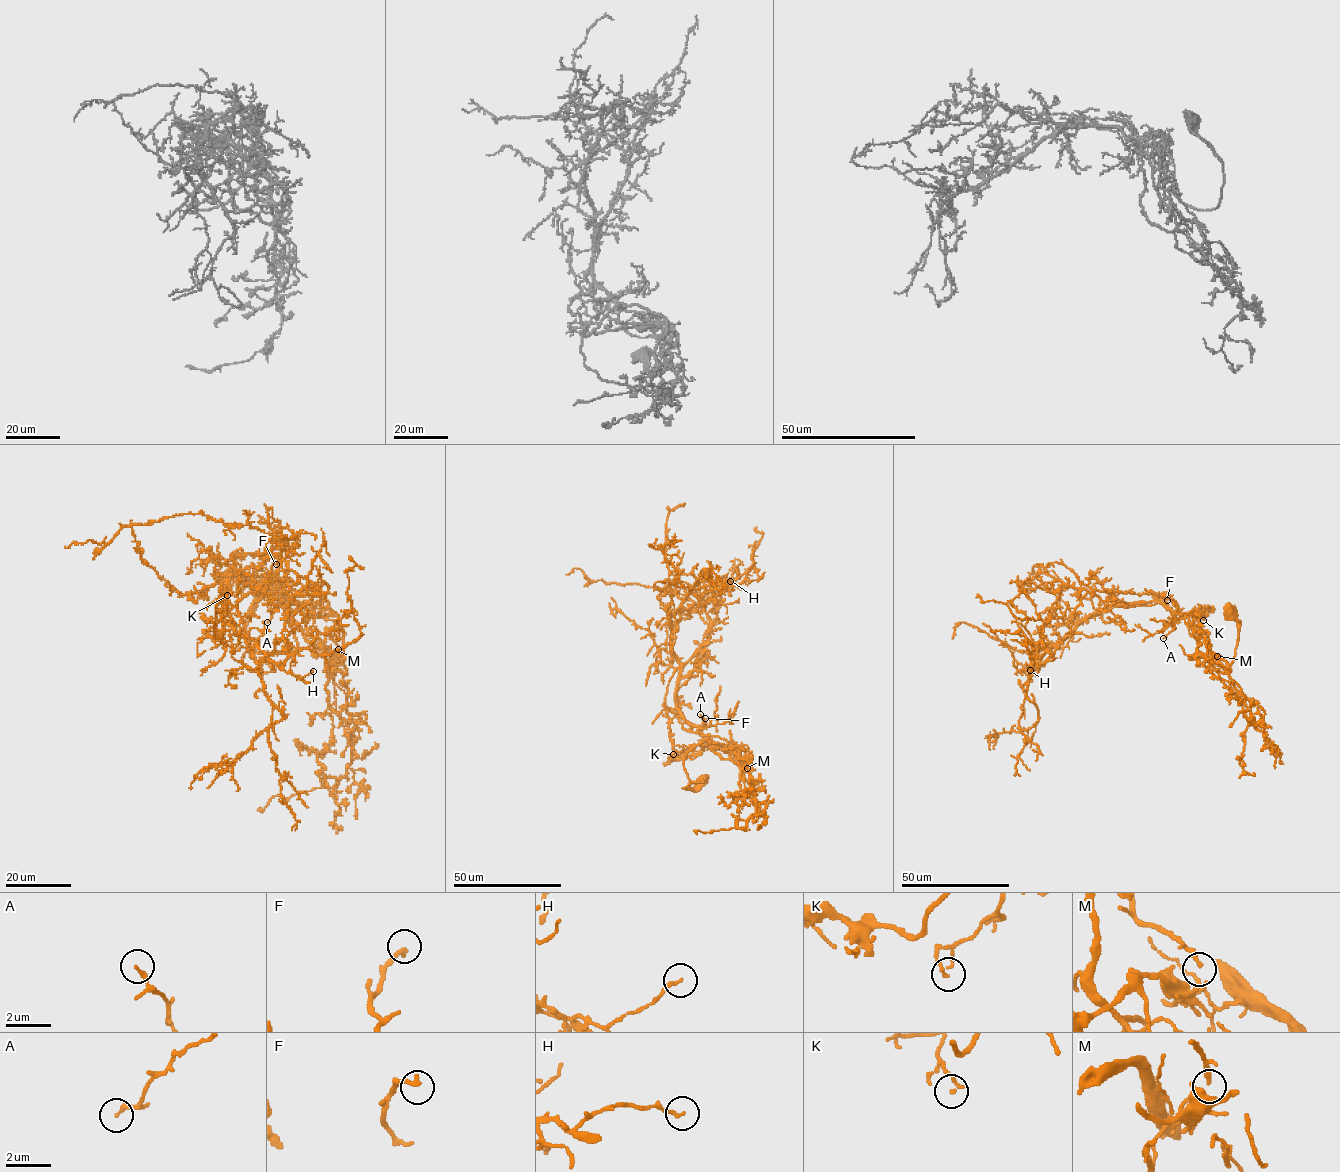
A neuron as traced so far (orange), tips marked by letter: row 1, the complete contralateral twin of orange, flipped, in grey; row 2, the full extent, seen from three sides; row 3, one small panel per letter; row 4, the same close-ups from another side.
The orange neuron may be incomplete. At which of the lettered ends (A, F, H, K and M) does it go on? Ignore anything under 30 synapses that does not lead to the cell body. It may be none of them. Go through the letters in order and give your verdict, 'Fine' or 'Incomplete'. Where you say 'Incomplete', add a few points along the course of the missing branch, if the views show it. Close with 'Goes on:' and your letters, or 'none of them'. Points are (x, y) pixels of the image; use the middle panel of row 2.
A: Fine
F: Fine
H: Fine
K: Fine
M: Fine
Goes on: none of them

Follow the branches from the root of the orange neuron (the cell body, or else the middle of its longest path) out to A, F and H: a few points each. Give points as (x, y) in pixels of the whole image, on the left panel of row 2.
A: (275, 583), (246, 626), (272, 669), (250, 671), (246, 652), (296, 647), (270, 585), (267, 622)
F: (275, 583), (246, 626), (272, 669), (250, 671), (246, 652), (296, 647), (276, 564)
H: (275, 583), (246, 626), (269, 671), (243, 655), (295, 649), (284, 595), (232, 567), (224, 620), (313, 671)

